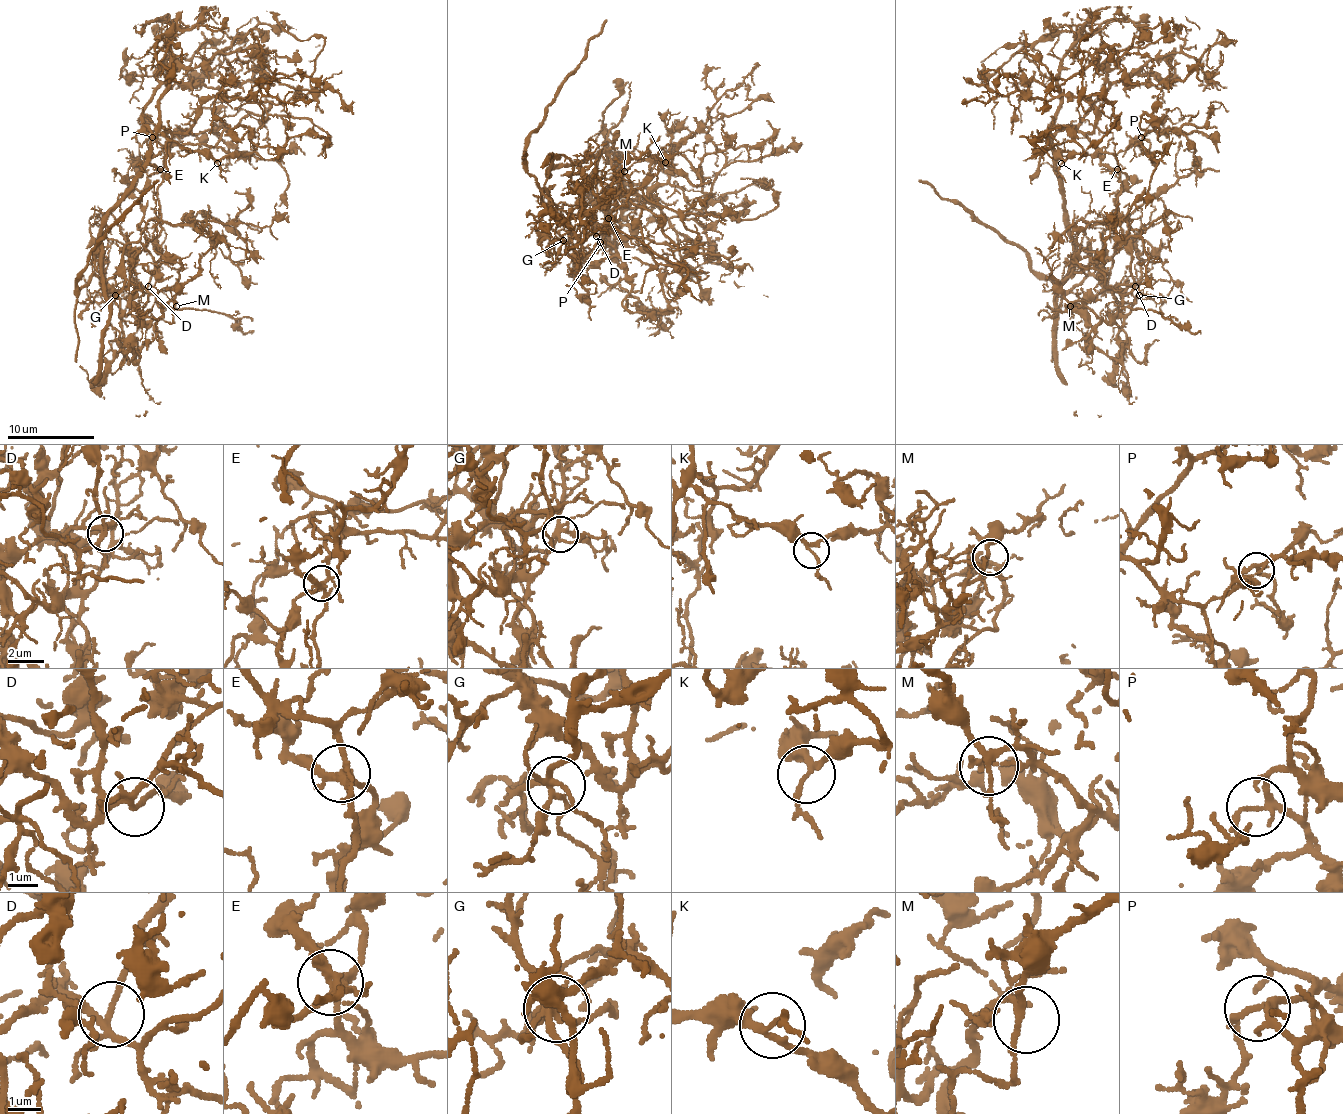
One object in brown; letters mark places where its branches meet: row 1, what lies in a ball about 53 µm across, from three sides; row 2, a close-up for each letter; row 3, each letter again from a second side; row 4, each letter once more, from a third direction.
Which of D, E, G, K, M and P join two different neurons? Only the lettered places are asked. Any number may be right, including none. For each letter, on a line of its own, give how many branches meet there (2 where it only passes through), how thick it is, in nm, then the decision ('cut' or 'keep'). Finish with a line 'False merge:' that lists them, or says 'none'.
D: 5 branches meet; 170 nm thick; keep
E: 5 branches meet; 240 nm thick; cut
G: 6 branches meet; 220 nm thick; keep
K: 3 branches meet; 170 nm thick; keep
M: 3 branches meet; 180 nm thick; keep
P: 3 branches meet; 170 nm thick; keep
False merge: E

